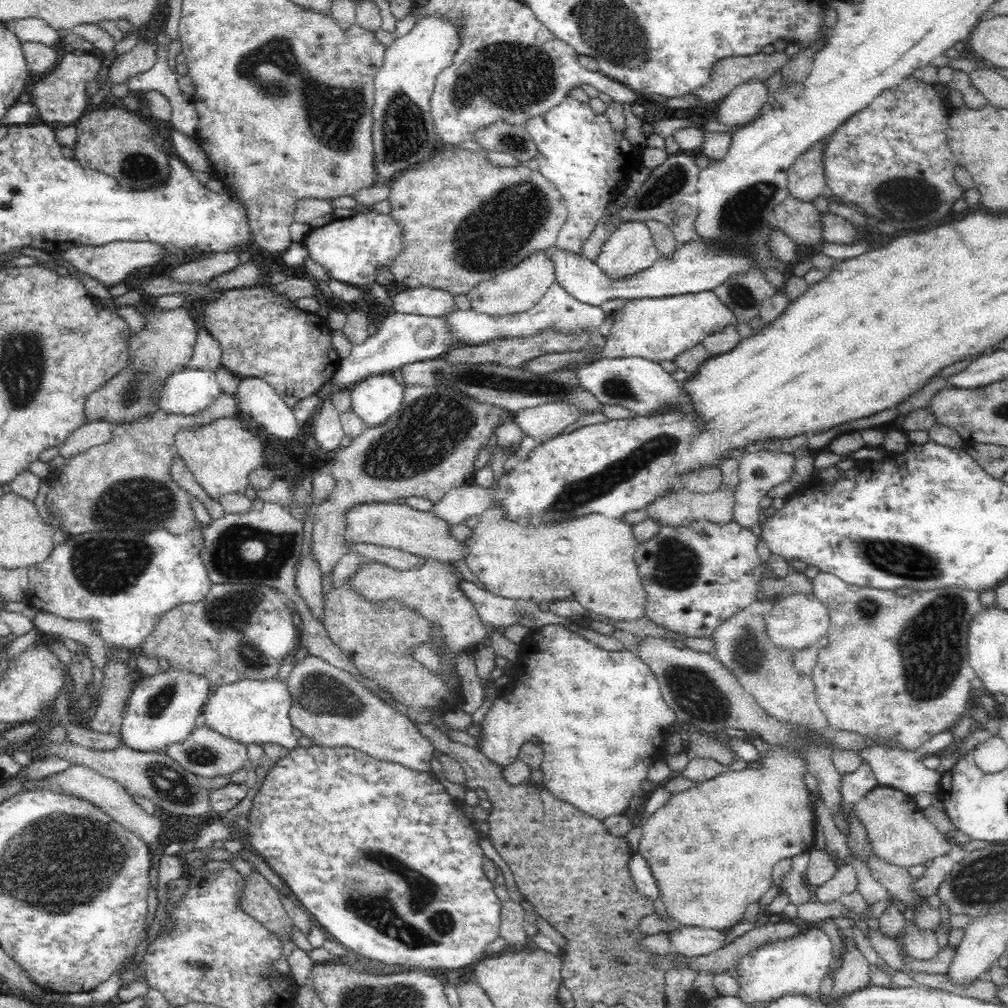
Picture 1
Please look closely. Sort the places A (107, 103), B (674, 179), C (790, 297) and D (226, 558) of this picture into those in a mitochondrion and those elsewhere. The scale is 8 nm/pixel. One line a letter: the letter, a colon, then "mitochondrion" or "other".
A: other
B: mitochondrion
C: other
D: mitochondrion

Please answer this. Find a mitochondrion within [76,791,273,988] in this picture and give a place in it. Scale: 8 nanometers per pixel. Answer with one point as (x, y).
(198, 966)

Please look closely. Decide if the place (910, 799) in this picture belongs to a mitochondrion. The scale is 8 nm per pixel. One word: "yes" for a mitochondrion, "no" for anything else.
no

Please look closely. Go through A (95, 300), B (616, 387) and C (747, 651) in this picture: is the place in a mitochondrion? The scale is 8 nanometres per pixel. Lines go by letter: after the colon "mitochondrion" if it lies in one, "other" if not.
A: other
B: mitochondrion
C: mitochondrion

